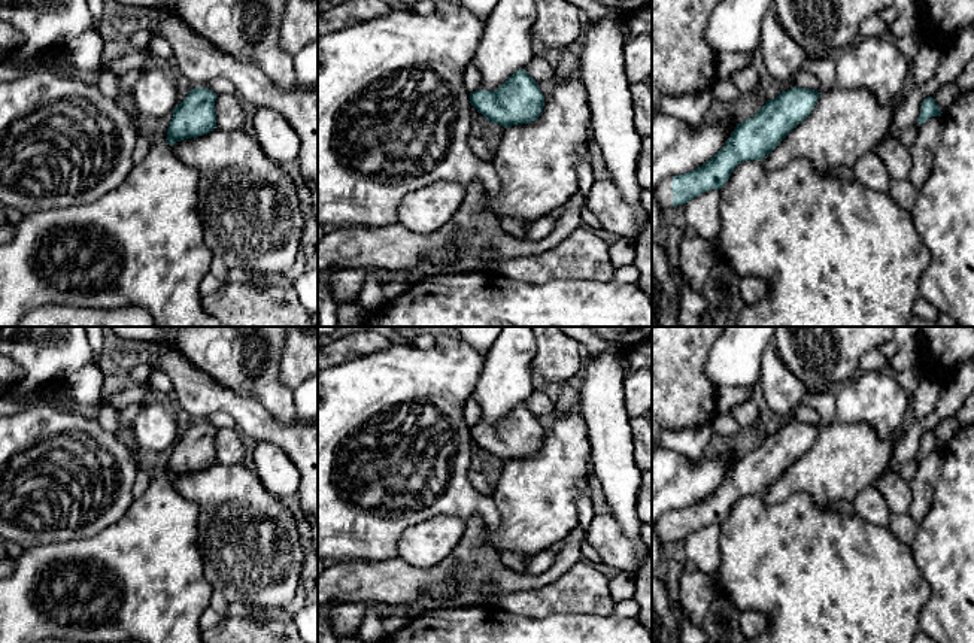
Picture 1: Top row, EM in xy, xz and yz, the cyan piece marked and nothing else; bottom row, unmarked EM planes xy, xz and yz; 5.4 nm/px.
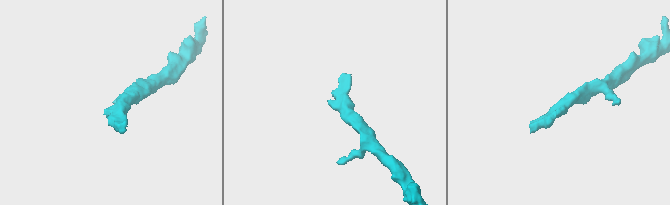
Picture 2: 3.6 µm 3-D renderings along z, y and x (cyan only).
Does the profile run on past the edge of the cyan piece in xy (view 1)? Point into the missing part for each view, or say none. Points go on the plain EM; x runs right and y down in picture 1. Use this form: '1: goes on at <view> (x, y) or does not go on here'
1: does not go on here

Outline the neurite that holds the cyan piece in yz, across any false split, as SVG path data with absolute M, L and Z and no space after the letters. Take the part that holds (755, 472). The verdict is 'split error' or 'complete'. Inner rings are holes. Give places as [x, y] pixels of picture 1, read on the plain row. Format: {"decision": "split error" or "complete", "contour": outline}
{"decision": "split error", "contour": "M791 422L768 434L756 449L738 458L725 480L701 501L662 513L652 530L665 548L694 531L720 524L734 503L749 494L762 494L814 443L817 425Z"}

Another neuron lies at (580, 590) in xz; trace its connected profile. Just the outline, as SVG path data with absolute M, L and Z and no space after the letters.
M580 558L556 582L541 588L506 592L500 606L521 616L543 619L555 613L612 616L615 600L609 579L598 574L595 565Z

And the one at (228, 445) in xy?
M218 427L215 434L216 461L243 464L245 449L237 428Z

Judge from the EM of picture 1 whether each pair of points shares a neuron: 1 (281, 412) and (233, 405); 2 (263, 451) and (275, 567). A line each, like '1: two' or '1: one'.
1: two
2: two

